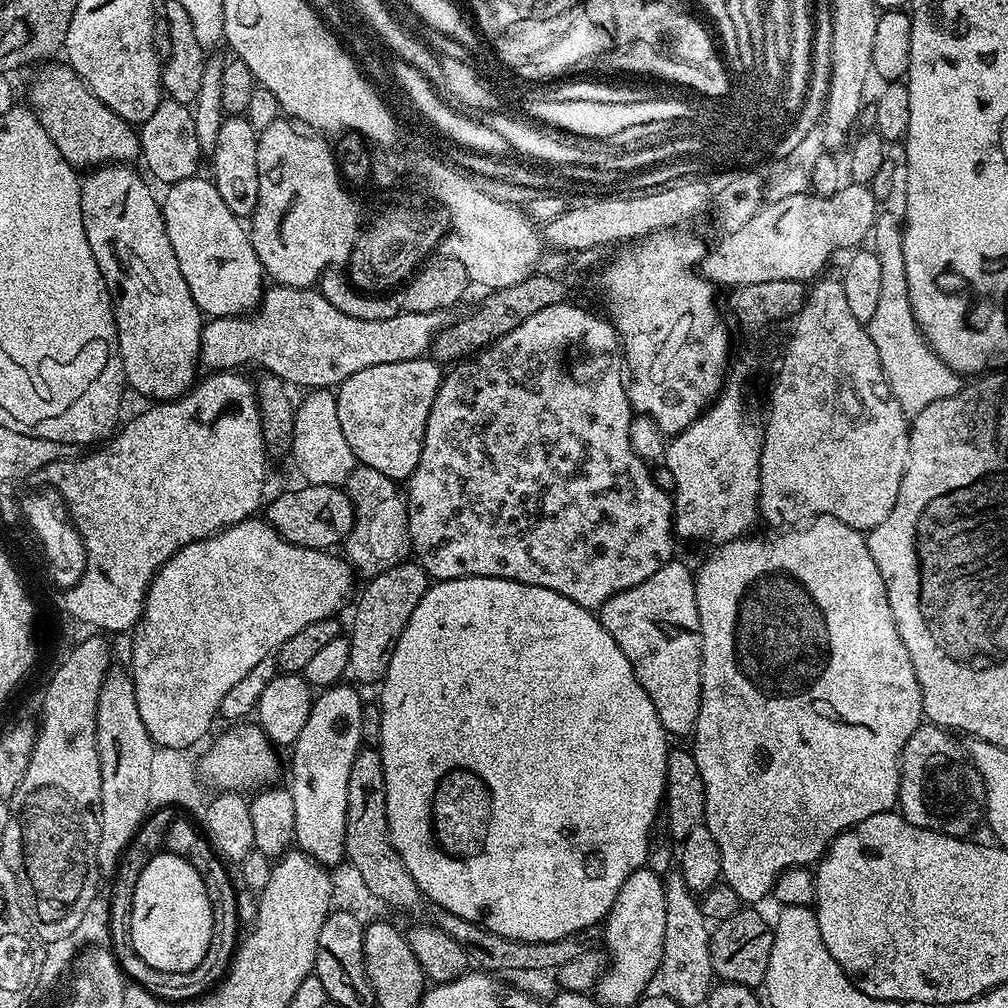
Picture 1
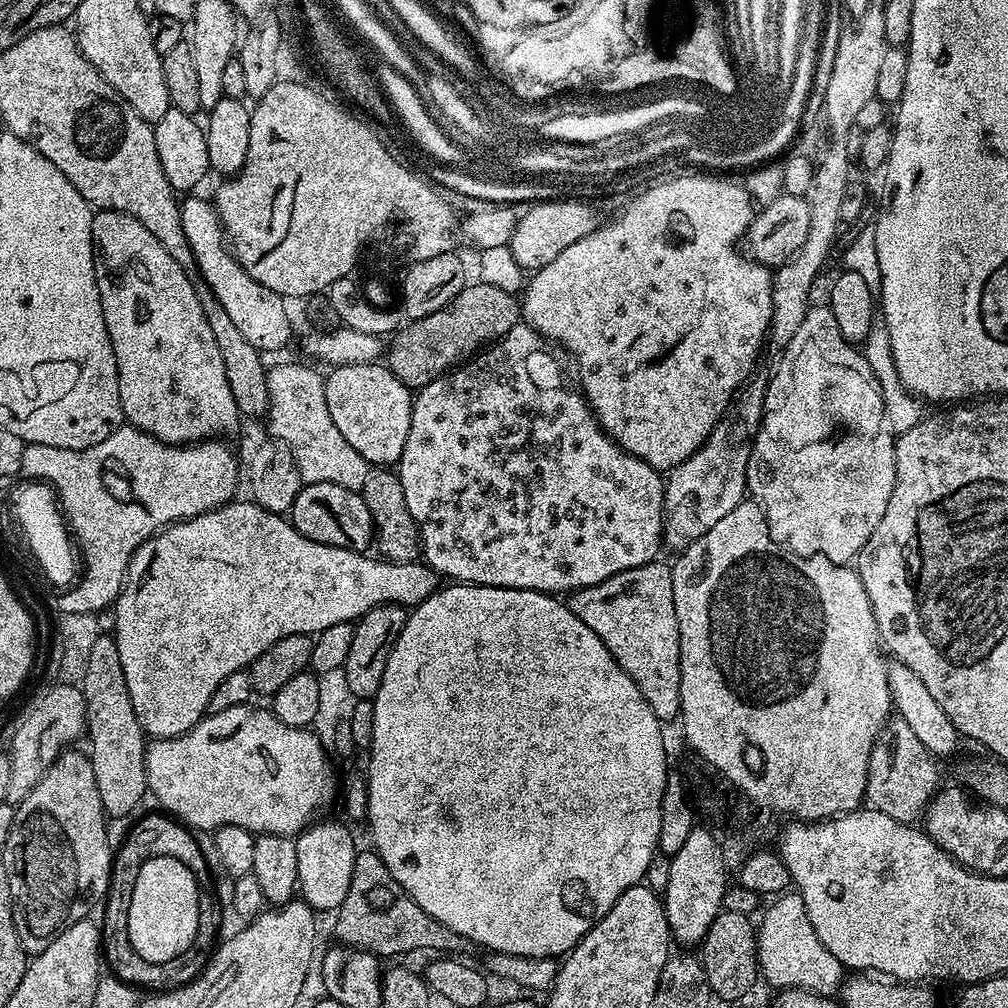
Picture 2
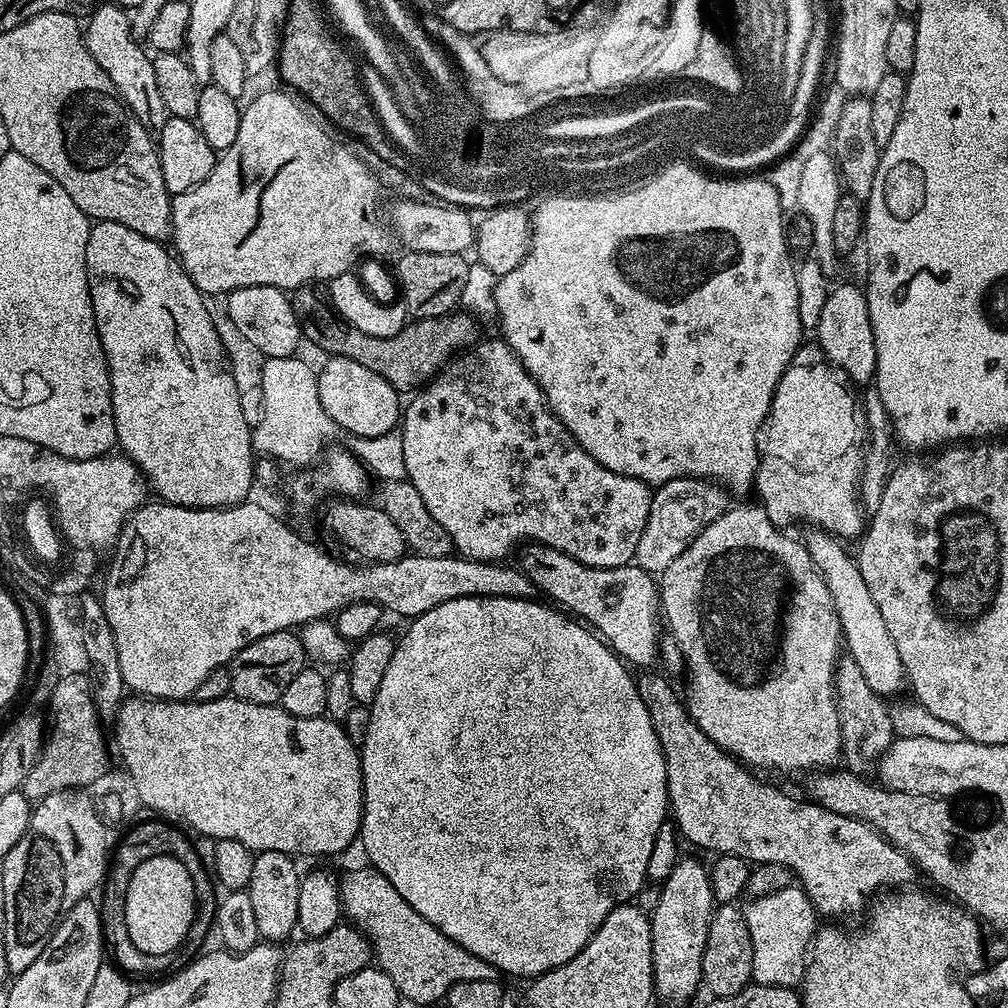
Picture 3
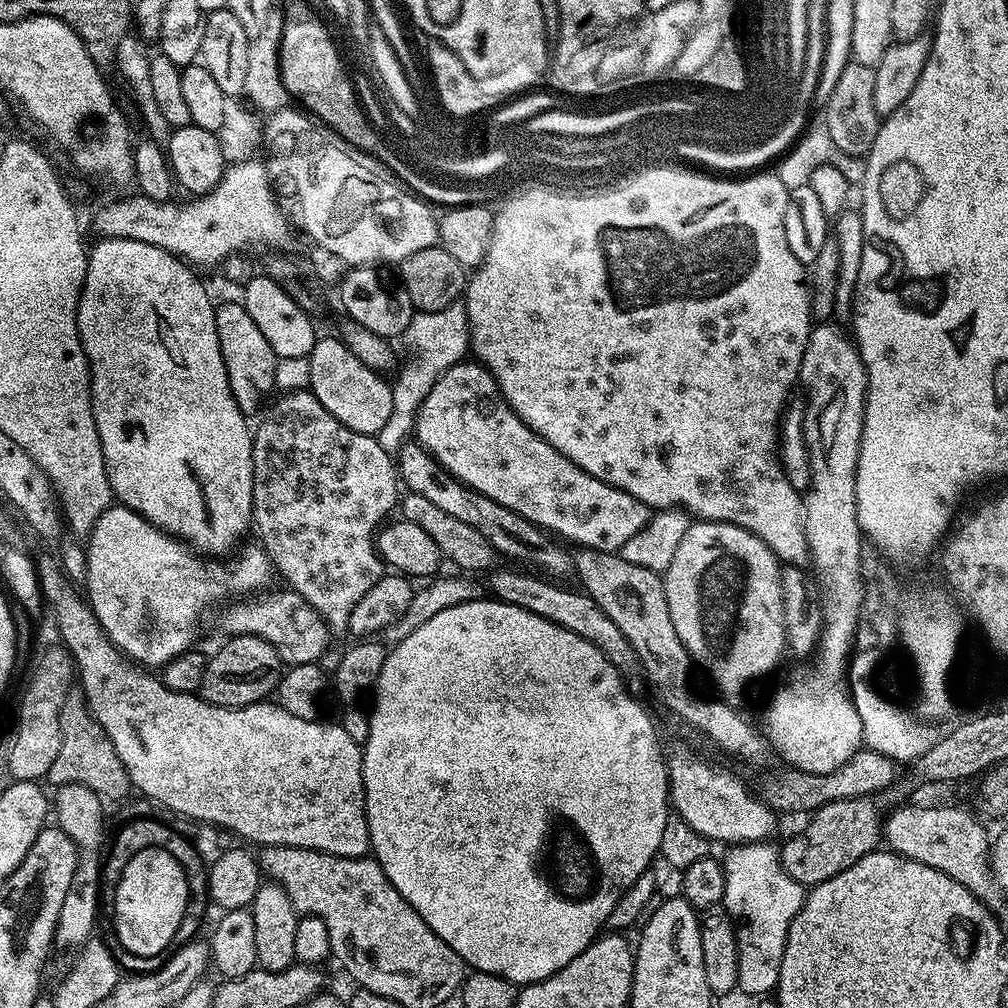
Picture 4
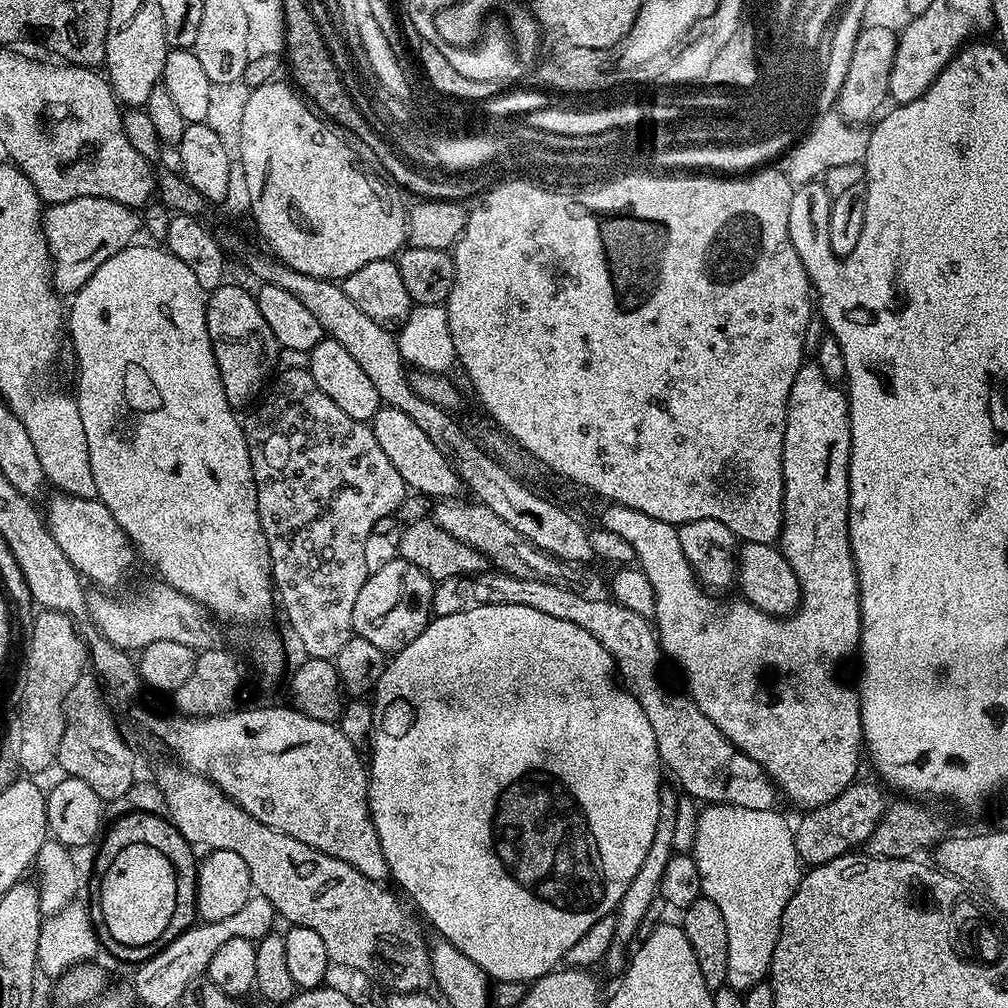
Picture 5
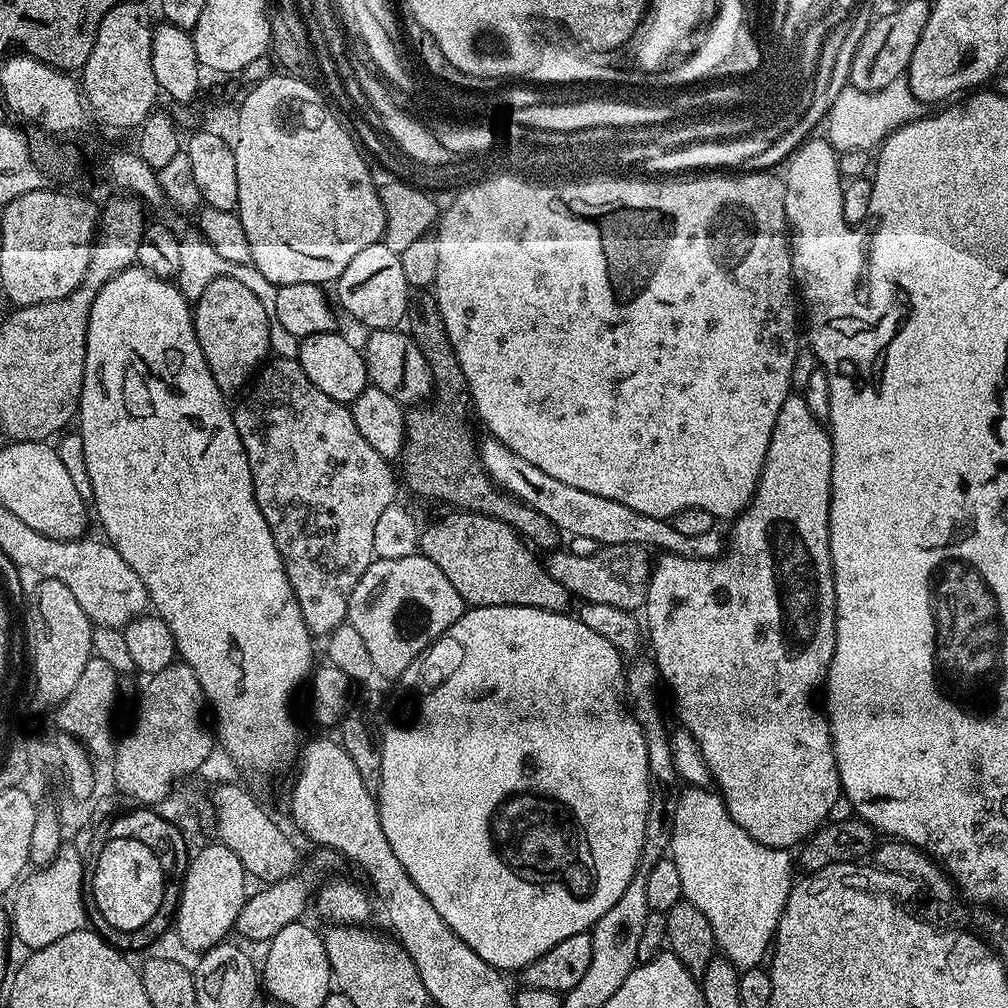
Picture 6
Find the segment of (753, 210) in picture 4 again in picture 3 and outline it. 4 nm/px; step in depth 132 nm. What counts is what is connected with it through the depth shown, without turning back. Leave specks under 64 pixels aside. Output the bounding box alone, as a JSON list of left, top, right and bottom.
[495,187,906,698]

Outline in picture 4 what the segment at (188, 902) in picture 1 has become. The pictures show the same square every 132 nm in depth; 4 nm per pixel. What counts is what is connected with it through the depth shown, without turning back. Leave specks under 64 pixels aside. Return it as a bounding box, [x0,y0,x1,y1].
[115,849,188,958]

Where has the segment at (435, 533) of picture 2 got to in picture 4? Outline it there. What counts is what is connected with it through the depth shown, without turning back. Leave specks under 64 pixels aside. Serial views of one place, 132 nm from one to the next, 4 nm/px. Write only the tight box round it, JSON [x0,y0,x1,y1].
[414,358,650,553]

